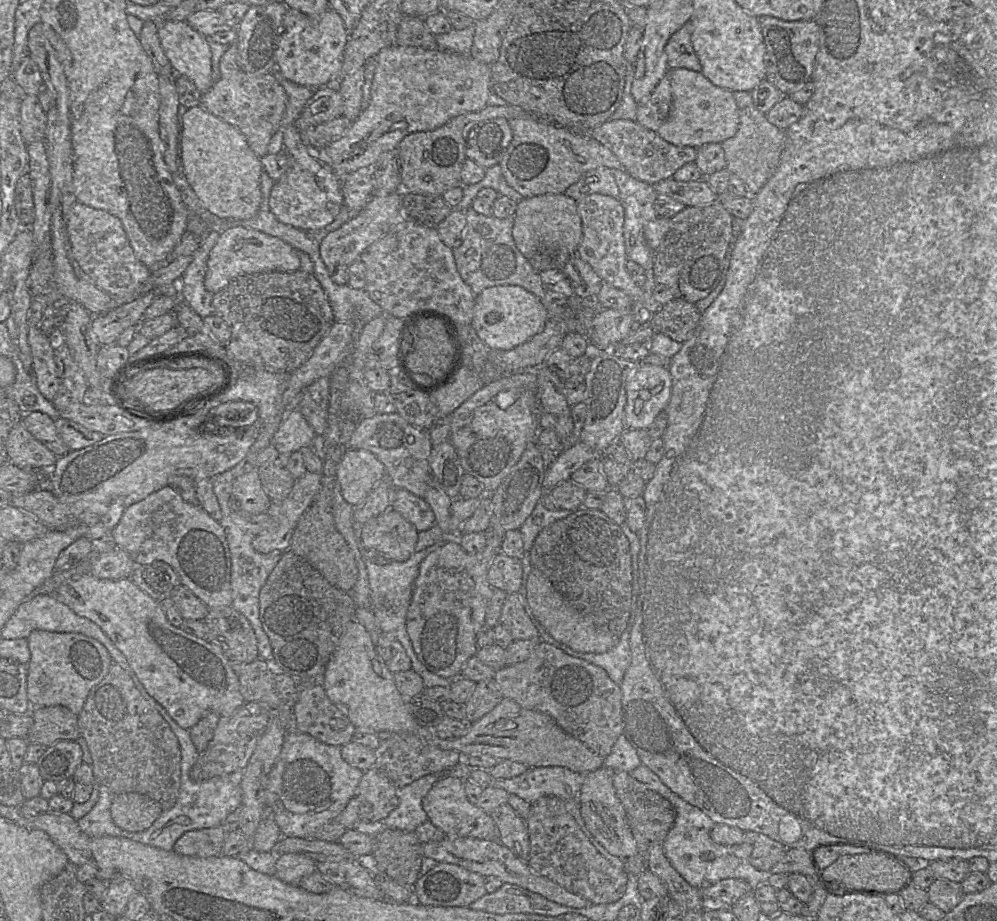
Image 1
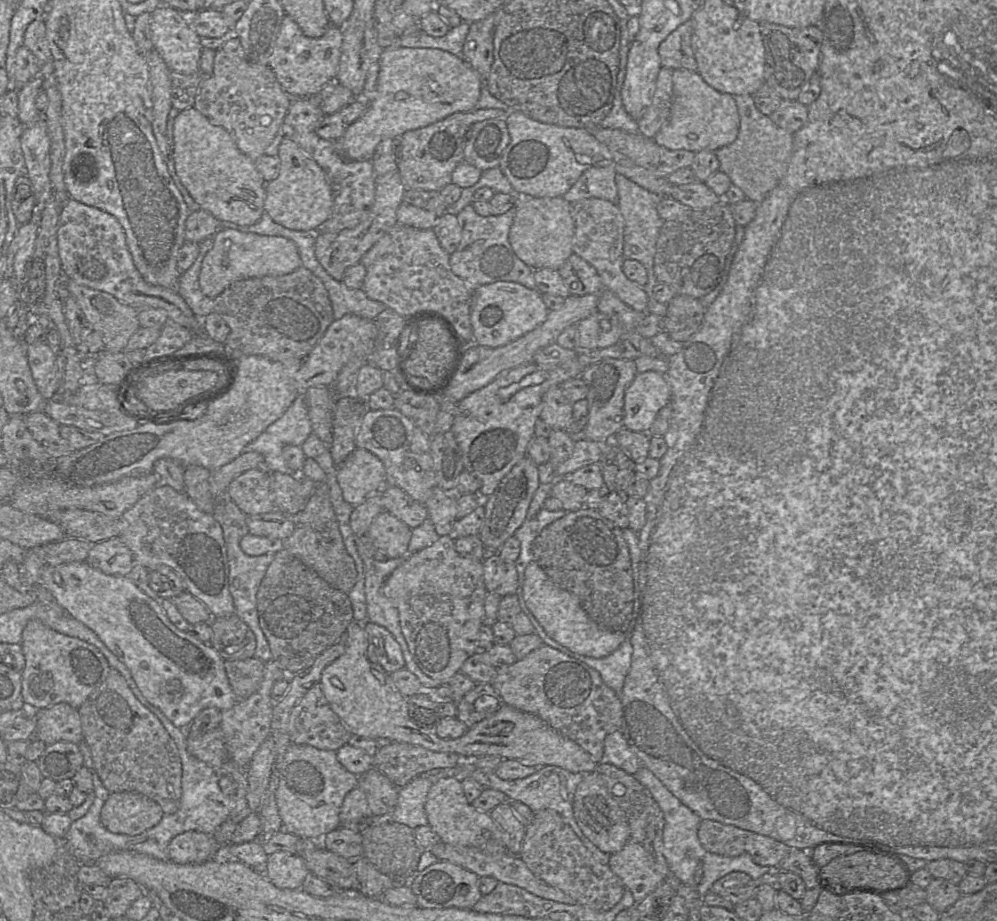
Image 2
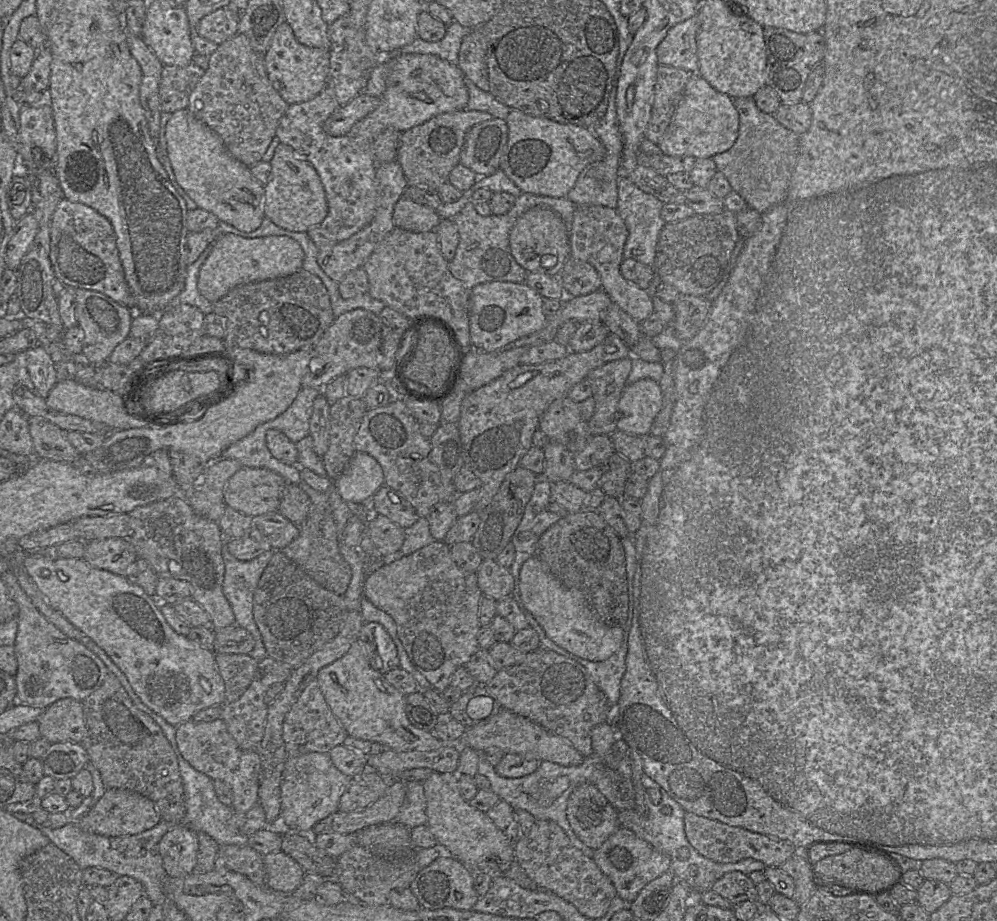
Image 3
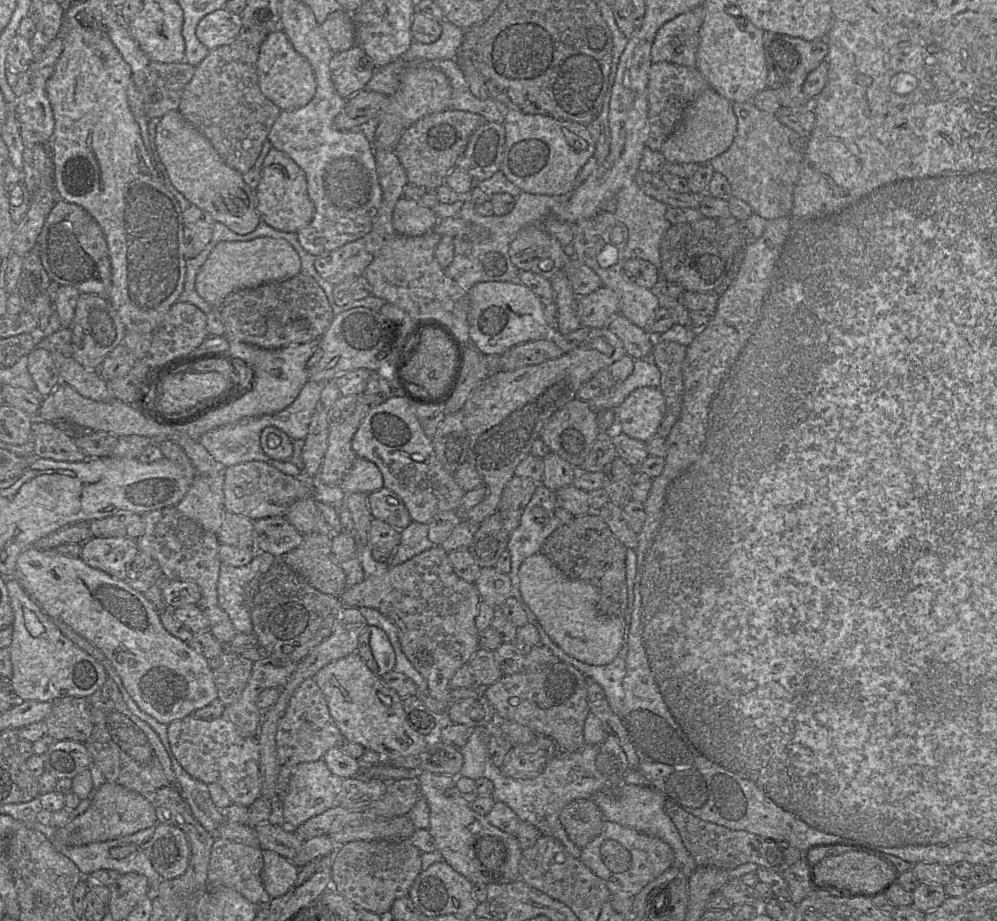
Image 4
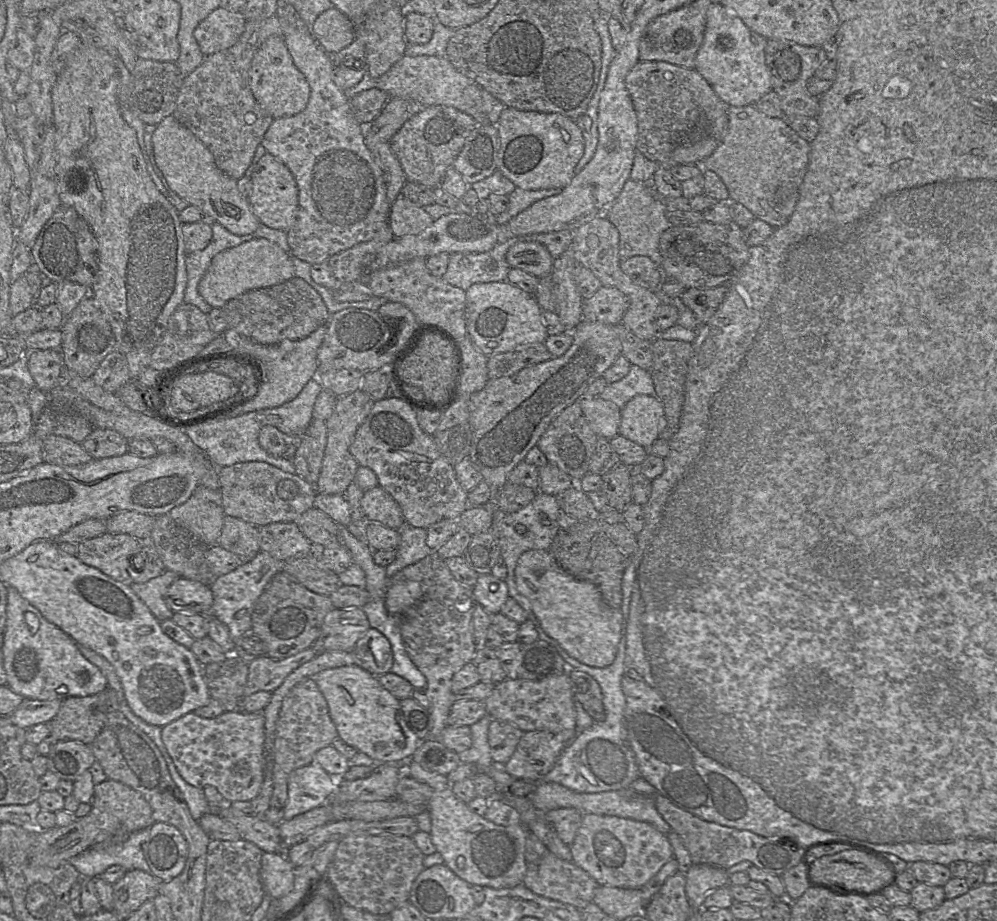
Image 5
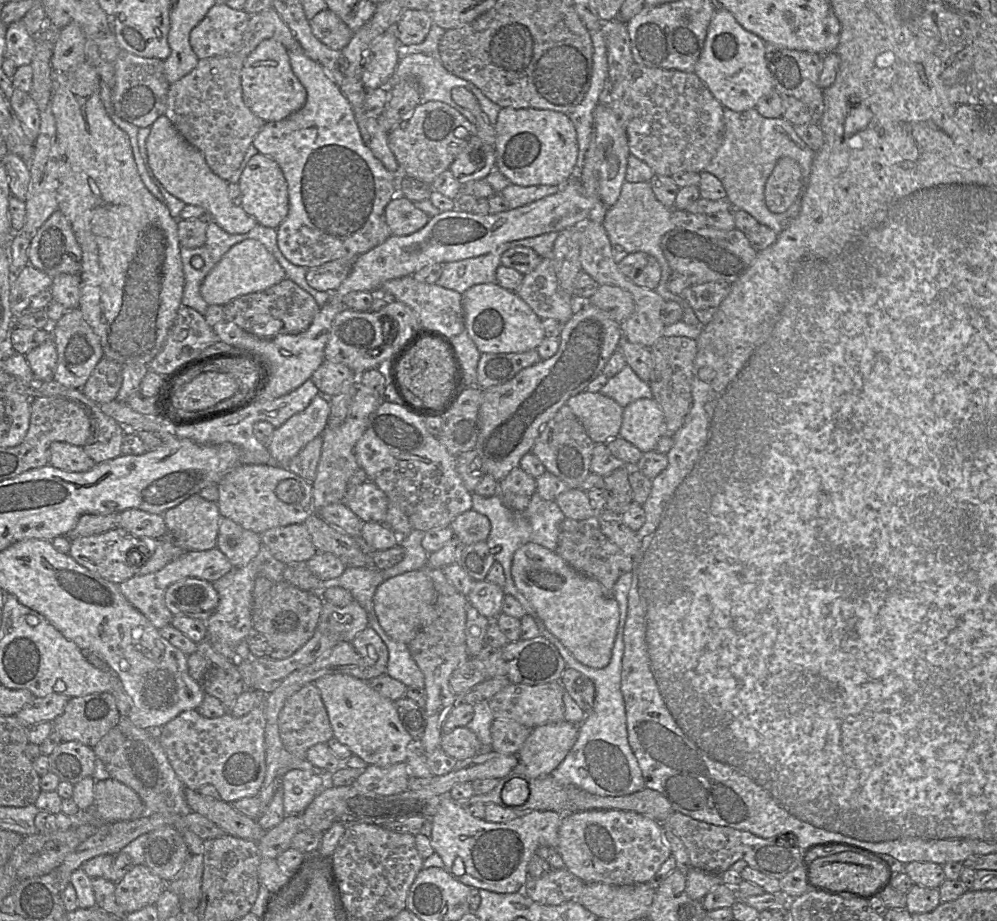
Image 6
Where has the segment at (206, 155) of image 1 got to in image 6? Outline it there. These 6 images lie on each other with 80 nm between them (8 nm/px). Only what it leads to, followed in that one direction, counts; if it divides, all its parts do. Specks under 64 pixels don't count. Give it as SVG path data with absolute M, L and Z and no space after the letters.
M165 114L160 115L150 126L146 150L153 174L173 196L188 205L208 210L212 221L230 234L245 234L256 226L255 219L230 199L228 180L220 178L210 169L202 152L181 136Z

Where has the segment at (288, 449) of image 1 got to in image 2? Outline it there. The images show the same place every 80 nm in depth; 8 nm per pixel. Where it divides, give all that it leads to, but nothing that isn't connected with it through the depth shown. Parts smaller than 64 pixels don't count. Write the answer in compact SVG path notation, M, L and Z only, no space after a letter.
M298 394L296 399L293 401L293 403L290 405L290 407L286 410L286 412L274 423L272 423L270 426L266 428L266 430L261 433L258 438L256 438L253 442L248 444L244 448L244 452L258 452L263 455L264 457L264 464L262 468L257 469L265 469L269 473L272 472L280 472L283 474L291 475L293 477L302 477L302 473L295 473L287 464L286 461L283 458L282 455L282 449L285 445L294 445L294 446L302 446L302 444L306 441L306 439L310 436L310 434L313 432L311 422L308 418L308 409L306 404L306 398L305 394Z

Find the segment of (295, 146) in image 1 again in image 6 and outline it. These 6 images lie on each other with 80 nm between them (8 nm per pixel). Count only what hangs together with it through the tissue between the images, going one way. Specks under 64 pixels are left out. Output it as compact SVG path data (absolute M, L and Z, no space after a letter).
M257 153L246 164L238 184L241 191L240 206L257 224L277 229L289 210L287 183L279 165L270 157Z

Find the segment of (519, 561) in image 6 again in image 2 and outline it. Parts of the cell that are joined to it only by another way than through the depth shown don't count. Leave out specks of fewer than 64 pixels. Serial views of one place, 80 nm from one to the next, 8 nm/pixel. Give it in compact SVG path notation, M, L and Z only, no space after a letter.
M536 562L528 564L524 578L523 597L526 606L547 635L570 651L591 658L604 658L625 640L624 632L608 631L590 619L578 597L556 586Z

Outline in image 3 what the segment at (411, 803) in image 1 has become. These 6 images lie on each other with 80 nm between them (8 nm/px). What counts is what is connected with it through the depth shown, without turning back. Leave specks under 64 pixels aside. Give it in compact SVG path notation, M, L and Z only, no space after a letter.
M407 782L406 802L397 815L396 821L408 829L427 825L426 798L422 782Z

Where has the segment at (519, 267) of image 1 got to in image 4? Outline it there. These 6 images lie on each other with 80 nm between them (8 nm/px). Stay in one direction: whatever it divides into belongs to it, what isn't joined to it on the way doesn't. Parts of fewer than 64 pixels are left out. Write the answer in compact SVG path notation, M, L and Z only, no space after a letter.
M521 192L515 200L513 209L504 215L482 216L476 211L476 205L467 196L464 198L463 205L457 215L462 220L481 226L485 230L485 239L482 241L469 241L460 238L454 238L454 257L450 265L444 269L447 277L454 280L462 289L469 289L479 282L489 281L517 281L519 269L512 263L509 257L509 247L521 229L528 225L540 224L550 235L555 237L561 244L567 257L573 257L573 242L575 225L560 219L561 207L566 205L569 200L569 194L545 195Z

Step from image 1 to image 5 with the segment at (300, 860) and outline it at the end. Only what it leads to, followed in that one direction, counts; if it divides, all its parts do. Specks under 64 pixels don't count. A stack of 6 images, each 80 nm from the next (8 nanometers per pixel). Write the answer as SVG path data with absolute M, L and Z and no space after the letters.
M263 852L260 878L265 892L273 899L279 898L292 890L295 867L283 854Z

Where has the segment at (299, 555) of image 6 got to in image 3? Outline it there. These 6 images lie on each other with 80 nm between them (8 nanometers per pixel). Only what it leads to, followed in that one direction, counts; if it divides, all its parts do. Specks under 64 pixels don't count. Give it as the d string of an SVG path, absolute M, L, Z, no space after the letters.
M271 513L252 518L249 536L266 550L280 551L299 535L299 526L281 513Z

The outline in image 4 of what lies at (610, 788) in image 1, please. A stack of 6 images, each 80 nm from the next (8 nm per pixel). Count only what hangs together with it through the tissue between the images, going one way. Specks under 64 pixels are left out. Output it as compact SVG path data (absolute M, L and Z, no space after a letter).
M591 798L577 799L567 804L559 820L570 841L580 849L600 834L606 822Z

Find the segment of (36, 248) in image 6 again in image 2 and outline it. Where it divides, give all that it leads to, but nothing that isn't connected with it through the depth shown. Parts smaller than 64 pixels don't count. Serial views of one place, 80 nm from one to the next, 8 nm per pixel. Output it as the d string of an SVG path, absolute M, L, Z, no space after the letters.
M67 199L59 215L58 251L63 275L79 285L111 294L121 303L137 310L162 309L169 320L189 329L194 334L202 332L202 319L197 317L176 289L168 289L147 283L134 265L126 243L126 235L119 221L111 214L73 199Z

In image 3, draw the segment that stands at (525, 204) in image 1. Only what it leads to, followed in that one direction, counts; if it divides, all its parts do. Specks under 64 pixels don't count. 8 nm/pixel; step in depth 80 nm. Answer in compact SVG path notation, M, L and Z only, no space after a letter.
M534 207L522 214L510 231L509 243L516 262L528 273L558 277L570 256L570 238L566 224L558 214L545 207Z

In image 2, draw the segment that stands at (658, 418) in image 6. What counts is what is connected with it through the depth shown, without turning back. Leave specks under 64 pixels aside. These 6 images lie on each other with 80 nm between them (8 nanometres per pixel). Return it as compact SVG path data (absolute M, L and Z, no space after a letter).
M655 371L637 373L624 394L623 428L648 433L658 412L670 399L666 375Z

